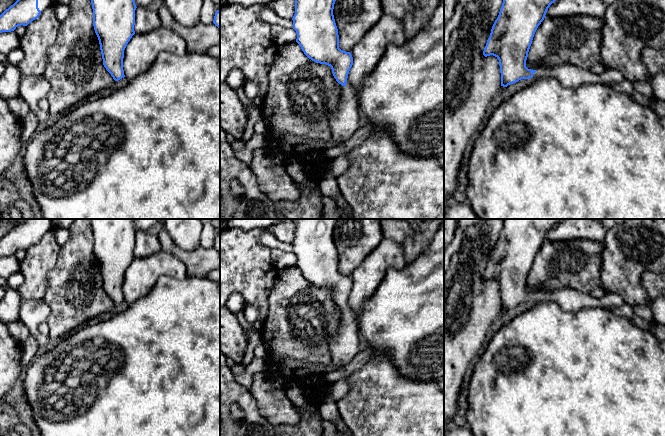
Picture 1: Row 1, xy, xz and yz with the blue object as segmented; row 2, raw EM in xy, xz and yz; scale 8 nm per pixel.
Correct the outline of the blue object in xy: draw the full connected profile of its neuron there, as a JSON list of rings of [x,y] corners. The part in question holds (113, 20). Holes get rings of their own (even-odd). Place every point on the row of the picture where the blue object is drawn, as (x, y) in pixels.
[[[91,0],[93,26],[98,37],[103,65],[115,81],[125,77],[124,50],[135,34],[134,0]]]

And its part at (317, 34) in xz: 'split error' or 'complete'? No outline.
complete

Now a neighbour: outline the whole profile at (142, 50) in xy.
[[[164,25],[148,33],[135,33],[124,50],[125,77],[131,81],[144,73],[163,52],[182,56],[187,53],[187,44],[179,34]]]

